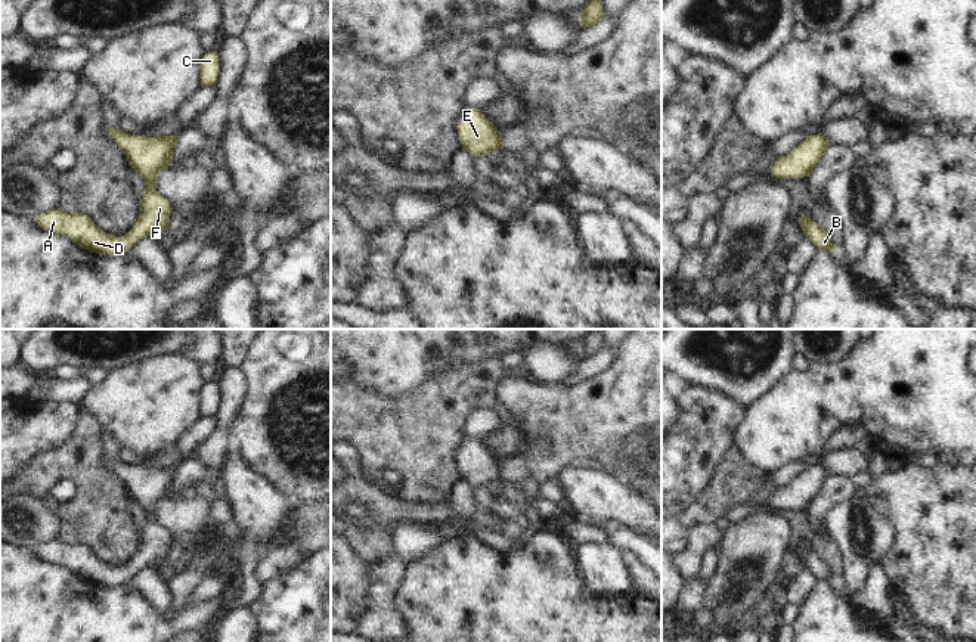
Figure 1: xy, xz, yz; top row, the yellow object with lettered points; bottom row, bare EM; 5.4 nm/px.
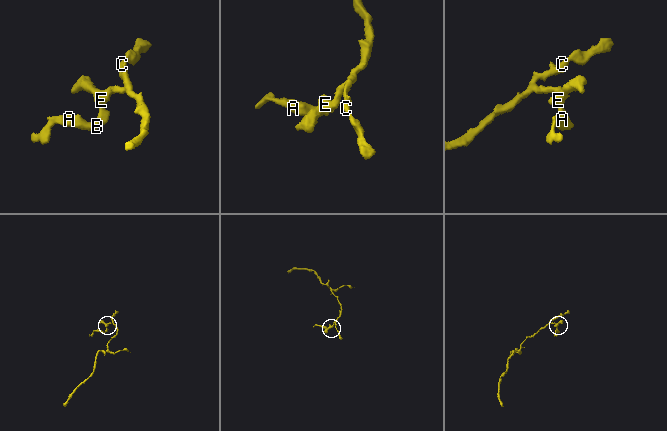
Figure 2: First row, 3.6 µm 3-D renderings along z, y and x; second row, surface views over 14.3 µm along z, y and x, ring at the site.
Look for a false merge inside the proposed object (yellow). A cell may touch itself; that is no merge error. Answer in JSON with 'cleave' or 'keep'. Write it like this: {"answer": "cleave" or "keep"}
{"answer": "keep"}

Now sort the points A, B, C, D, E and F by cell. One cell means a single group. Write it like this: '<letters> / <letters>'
A B C D E F

